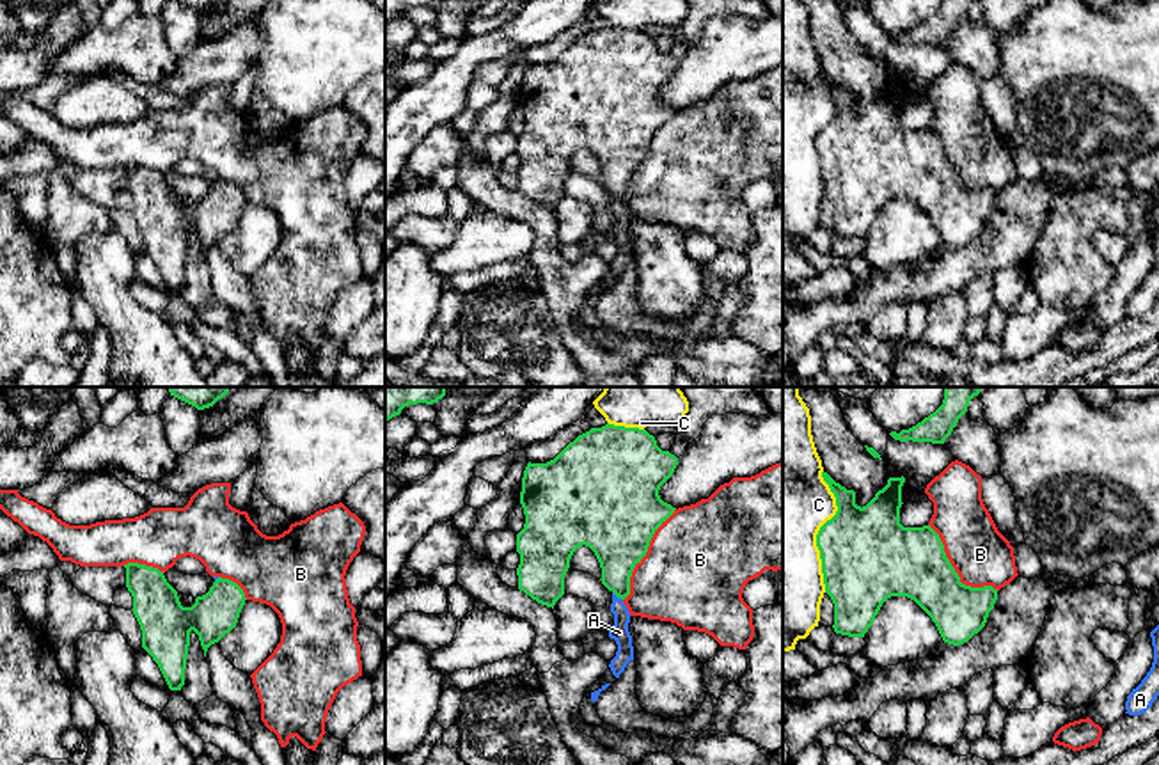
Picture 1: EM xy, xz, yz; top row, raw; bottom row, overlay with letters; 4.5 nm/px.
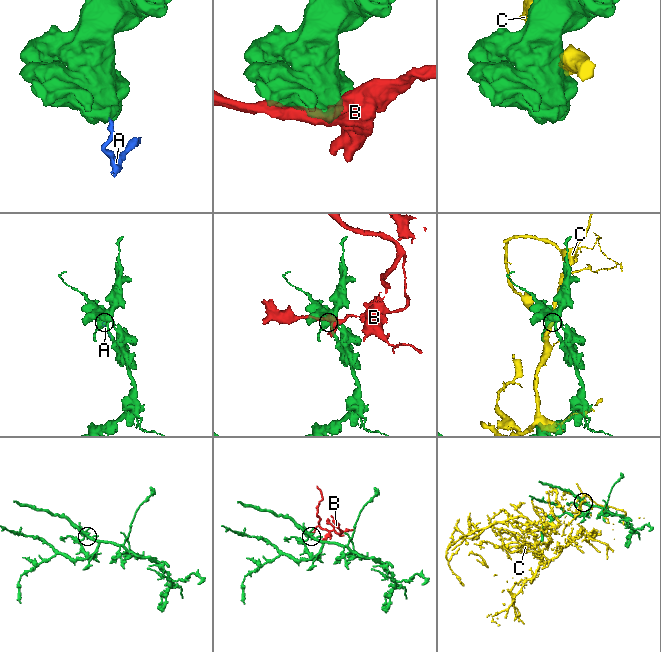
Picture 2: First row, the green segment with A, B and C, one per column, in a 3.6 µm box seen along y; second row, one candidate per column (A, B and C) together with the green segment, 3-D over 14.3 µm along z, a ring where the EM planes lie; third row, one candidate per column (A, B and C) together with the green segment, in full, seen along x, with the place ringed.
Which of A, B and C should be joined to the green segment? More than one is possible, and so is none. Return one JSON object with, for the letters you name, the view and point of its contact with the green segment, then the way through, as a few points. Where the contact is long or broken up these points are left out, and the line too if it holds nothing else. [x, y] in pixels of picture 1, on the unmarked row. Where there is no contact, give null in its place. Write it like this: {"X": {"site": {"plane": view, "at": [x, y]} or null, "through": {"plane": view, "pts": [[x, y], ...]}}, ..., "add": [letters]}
{"add": []}

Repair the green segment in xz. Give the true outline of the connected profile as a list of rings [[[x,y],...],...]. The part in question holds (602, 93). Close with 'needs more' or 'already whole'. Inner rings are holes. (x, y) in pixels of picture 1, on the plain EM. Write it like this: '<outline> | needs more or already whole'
[[[609,25],[579,37],[547,66],[529,64],[520,94],[525,126],[516,137],[518,192],[554,211],[564,197],[570,162],[579,149],[586,147],[600,165],[602,186],[625,202],[630,197],[635,167],[646,158],[655,133],[676,112],[658,98],[676,67],[678,60],[662,53],[646,32]]] | already whole

